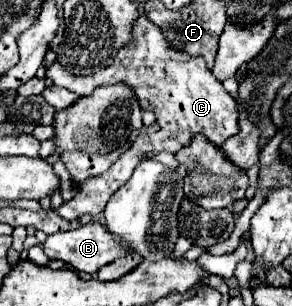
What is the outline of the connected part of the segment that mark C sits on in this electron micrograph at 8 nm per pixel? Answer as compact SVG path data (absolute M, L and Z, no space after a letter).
M139 16L135 22L135 40L127 46L121 48L117 54L113 66L107 70L101 70L93 76L73 76L67 70L55 62L47 70L47 78L51 78L57 86L63 86L71 92L79 92L81 96L93 94L95 88L105 86L105 84L127 84L143 110L151 110L159 122L159 132L155 134L139 134L139 140L133 142L133 146L121 154L121 158L101 176L91 176L83 182L83 190L75 194L75 198L69 204L63 204L57 212L65 220L79 218L83 214L99 216L107 204L107 200L117 192L133 174L137 164L145 160L147 154L155 152L177 152L191 144L193 136L203 134L211 144L217 148L223 146L223 142L239 132L239 112L235 100L225 92L225 88L215 80L211 70L205 66L203 58L191 58L191 56L181 56L173 48L169 48L167 40L163 40L163 34L145 18Z

